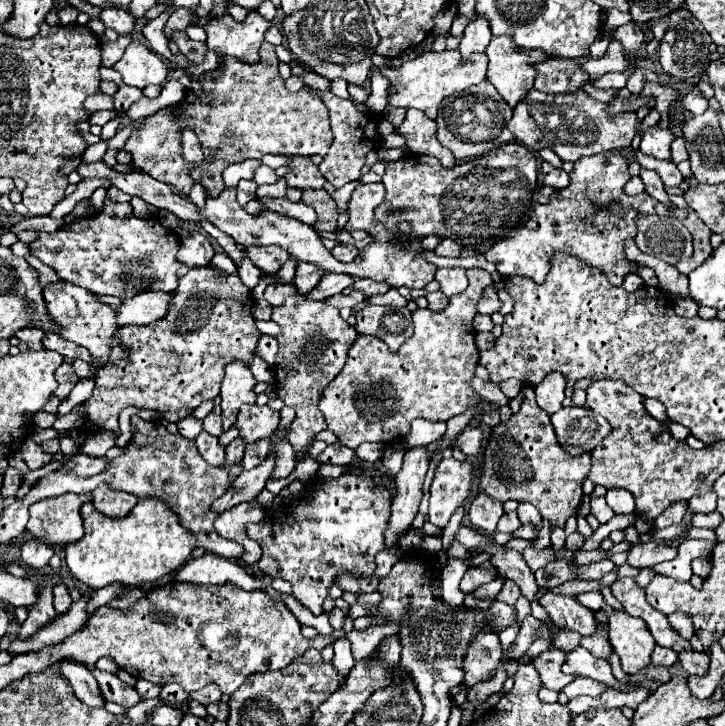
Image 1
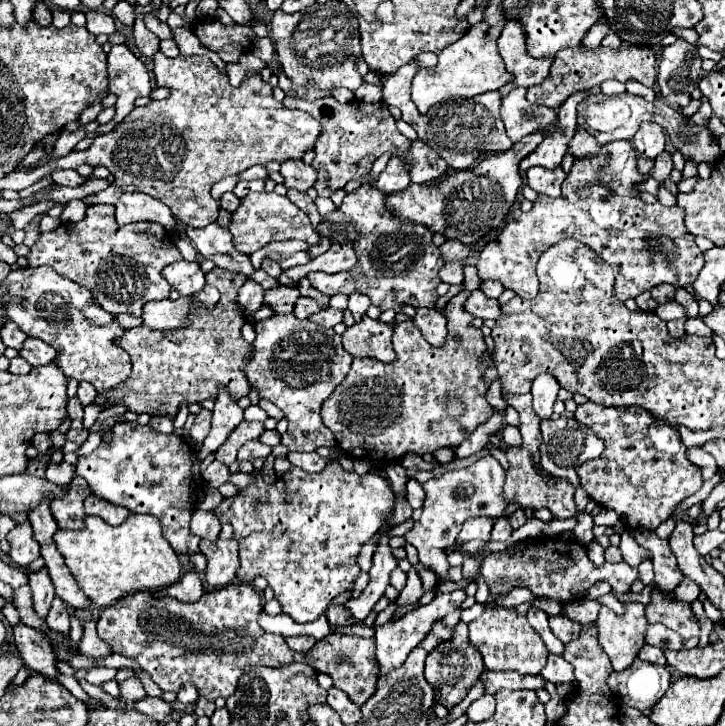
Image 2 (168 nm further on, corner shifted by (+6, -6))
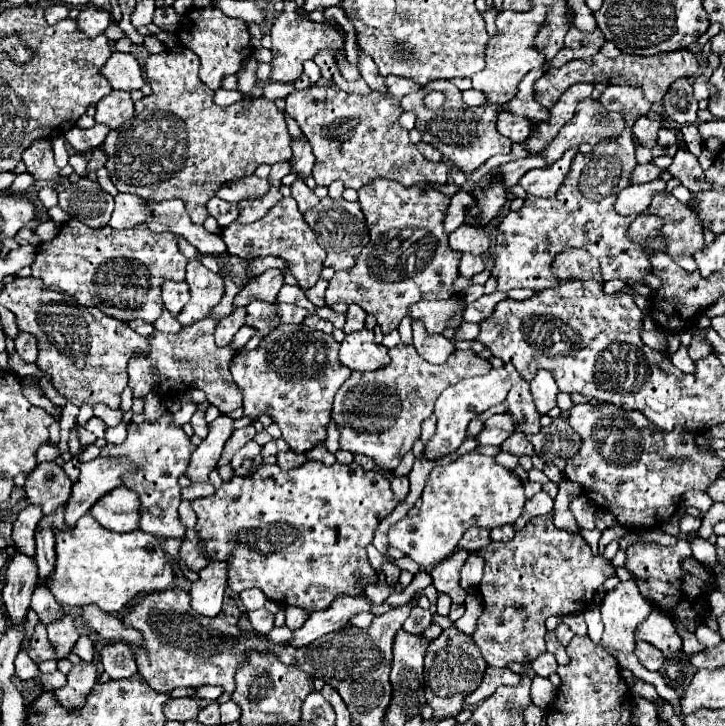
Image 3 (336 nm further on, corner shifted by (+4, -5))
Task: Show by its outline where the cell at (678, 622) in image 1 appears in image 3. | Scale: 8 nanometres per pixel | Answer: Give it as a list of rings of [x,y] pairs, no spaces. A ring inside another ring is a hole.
[[[652,611],[636,629],[634,635],[638,641],[646,641],[660,649],[666,657],[672,653],[678,653],[682,649],[682,639],[678,637],[674,623],[670,617],[666,617],[662,611]]]

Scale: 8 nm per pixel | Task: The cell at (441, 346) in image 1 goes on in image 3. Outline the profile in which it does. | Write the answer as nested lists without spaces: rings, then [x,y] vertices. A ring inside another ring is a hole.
[[[400,343],[394,349],[390,349],[390,359],[390,365],[384,369],[372,373],[352,373],[350,379],[344,381],[344,385],[338,389],[332,409],[334,421],[338,421],[340,429],[340,447],[374,459],[380,471],[394,471],[400,459],[408,451],[412,451],[414,441],[420,437],[420,423],[432,415],[434,401],[438,399],[442,389],[458,383],[460,379],[482,375],[492,369],[486,359],[480,359],[470,349],[454,351],[444,365],[430,365],[428,361],[422,361],[414,345]],[[374,405],[380,405],[384,417],[370,415],[364,423],[360,423],[360,427],[348,423],[350,419],[356,419],[358,413],[362,413],[362,409]]]

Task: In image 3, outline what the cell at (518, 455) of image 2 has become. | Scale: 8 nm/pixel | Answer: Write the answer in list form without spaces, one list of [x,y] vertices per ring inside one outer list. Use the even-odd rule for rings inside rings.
[[[506,363],[504,365],[506,371],[510,373],[512,379],[512,389],[508,393],[508,413],[512,415],[512,419],[518,423],[522,433],[538,433],[540,431],[540,413],[534,407],[528,383],[520,377],[520,373],[514,369],[514,365]]]

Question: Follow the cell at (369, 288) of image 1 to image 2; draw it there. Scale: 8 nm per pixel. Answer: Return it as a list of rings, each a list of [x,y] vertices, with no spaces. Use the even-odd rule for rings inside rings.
[[[350,294],[348,296],[348,310],[352,312],[352,316],[354,316],[356,322],[366,314],[366,310],[368,310],[370,304],[372,304],[370,298],[364,296],[364,294]]]

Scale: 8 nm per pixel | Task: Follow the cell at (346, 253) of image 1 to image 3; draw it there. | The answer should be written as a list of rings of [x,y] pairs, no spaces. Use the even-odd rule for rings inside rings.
[[[326,197],[326,199],[320,199],[320,203],[314,209],[310,209],[310,213],[304,215],[304,221],[310,225],[310,229],[318,237],[318,245],[322,245],[322,249],[326,249],[326,261],[324,261],[326,267],[352,269],[360,251],[370,241],[360,203]]]

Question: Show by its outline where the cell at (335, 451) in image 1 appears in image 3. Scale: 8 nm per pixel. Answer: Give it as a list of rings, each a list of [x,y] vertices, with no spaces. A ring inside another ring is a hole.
[[[282,451],[276,455],[276,463],[280,469],[296,469],[306,461],[306,455],[294,451]]]

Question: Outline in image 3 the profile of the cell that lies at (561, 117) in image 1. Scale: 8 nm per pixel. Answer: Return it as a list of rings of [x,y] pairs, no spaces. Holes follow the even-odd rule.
[[[498,111],[496,127],[512,143],[524,143],[530,133],[530,121],[526,117],[520,117],[520,115],[514,115],[508,111]]]

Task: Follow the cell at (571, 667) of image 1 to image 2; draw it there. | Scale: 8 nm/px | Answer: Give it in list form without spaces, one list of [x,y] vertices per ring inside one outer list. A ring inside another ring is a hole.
[[[550,654],[546,666],[542,668],[542,676],[552,684],[572,684],[572,664],[564,660],[564,656]]]

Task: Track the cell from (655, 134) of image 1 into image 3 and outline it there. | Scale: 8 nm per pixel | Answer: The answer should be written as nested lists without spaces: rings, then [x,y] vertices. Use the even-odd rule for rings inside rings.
[[[640,117],[640,119],[634,123],[634,127],[632,127],[638,143],[640,143],[642,147],[648,147],[648,149],[652,149],[652,147],[656,145],[658,129],[660,129],[660,123],[654,121],[654,119],[650,119],[650,117]]]

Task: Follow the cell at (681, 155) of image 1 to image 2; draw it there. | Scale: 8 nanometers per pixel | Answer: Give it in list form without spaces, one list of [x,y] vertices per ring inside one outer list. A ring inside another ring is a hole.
[[[664,152],[664,154],[660,154],[660,158],[654,160],[654,168],[652,168],[650,174],[652,174],[652,178],[656,178],[660,182],[666,182],[670,172],[672,172],[672,168],[674,168],[672,156],[670,156],[670,152]]]

